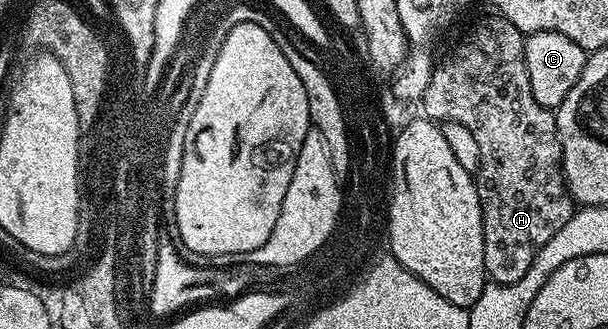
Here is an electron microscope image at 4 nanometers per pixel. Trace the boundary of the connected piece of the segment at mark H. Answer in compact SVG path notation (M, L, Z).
M502 16L487 18L475 26L464 42L452 48L451 54L434 63L429 88L421 99L422 113L440 123L465 124L481 148L481 164L475 187L483 213L485 268L492 282L513 284L529 272L529 264L549 244L550 238L575 213L573 201L563 176L563 145L559 142L556 111L542 106L533 96L529 68L525 64L525 35Z

